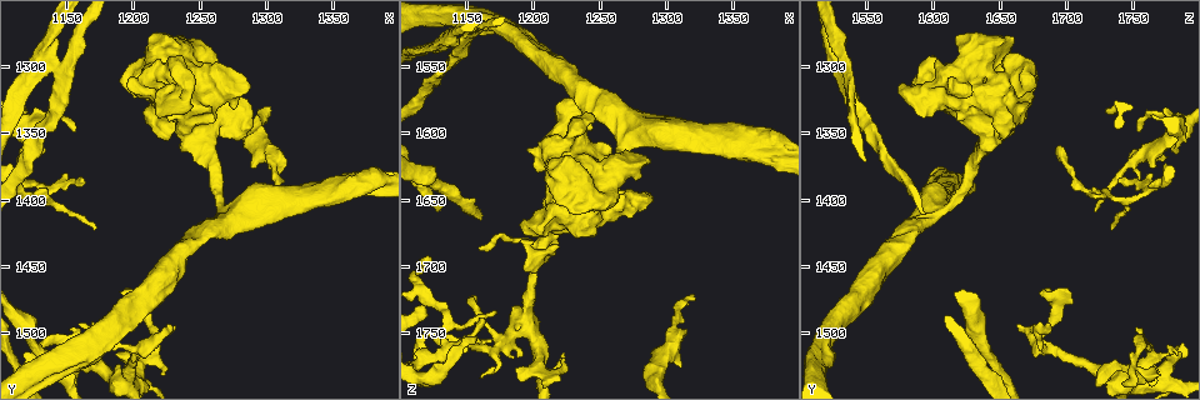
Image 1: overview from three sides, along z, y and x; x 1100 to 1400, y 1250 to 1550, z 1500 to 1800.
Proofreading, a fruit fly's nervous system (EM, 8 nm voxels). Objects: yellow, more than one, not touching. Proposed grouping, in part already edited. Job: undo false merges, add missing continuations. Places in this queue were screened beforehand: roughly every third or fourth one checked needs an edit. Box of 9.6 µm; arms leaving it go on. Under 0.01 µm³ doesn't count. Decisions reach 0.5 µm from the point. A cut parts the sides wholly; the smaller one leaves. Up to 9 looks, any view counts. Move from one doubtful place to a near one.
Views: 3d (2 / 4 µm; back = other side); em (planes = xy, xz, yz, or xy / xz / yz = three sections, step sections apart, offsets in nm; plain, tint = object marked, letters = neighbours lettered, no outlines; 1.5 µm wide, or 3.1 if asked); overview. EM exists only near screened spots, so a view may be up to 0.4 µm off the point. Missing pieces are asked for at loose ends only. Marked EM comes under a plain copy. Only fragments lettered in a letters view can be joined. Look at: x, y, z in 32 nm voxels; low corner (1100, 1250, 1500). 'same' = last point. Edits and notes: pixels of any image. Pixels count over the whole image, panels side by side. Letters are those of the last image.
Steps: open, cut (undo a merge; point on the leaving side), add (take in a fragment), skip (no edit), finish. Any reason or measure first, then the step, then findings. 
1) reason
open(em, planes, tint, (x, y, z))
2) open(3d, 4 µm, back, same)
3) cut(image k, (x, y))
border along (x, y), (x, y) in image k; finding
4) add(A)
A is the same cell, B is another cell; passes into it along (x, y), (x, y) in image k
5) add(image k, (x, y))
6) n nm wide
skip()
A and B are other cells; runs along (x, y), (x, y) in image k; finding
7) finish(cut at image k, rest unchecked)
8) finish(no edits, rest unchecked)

branch stops here
open(em, yz, step 8, letters, (1156, 1346, 1752))

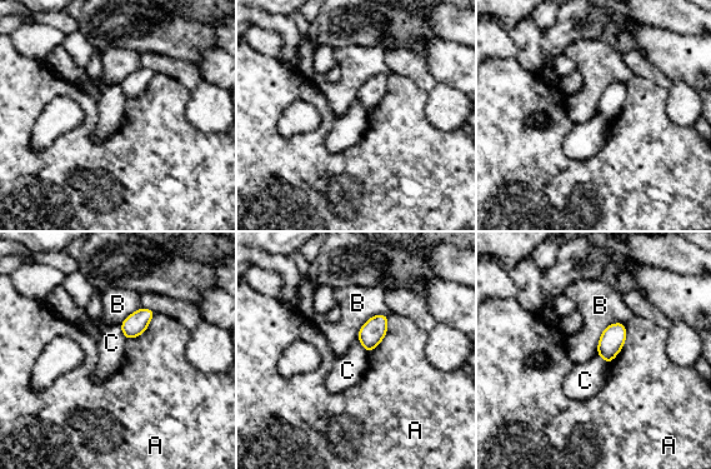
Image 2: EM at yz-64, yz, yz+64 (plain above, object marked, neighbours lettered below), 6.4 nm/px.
90 nm wide
skip()
A, B and C are other cells; border along (624, 323), (602, 332), (596, 353) in image 2; no lettered fragment goes on from it

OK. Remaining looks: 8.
tapers out
open(3d, 2 µm, (1170, 1420, 1736))

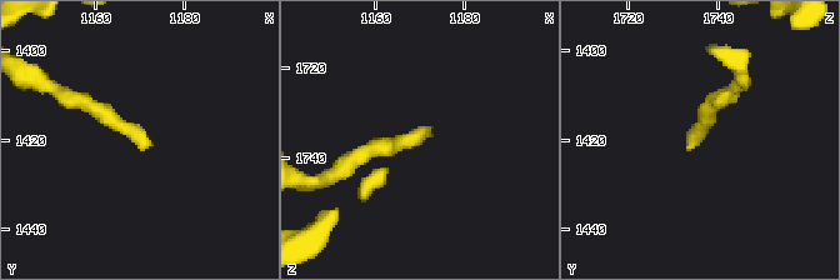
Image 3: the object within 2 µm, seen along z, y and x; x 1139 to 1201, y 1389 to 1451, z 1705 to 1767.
open(em, planes, tint, (1173, 1420, 1735))

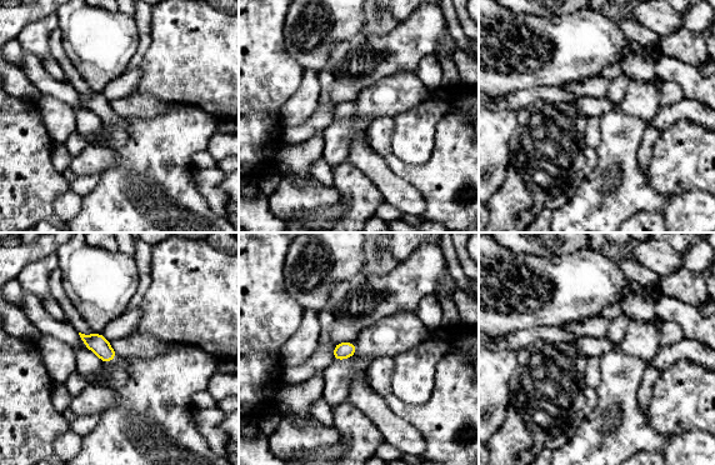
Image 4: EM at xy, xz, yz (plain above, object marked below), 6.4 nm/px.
open(em, planes, letters, same)

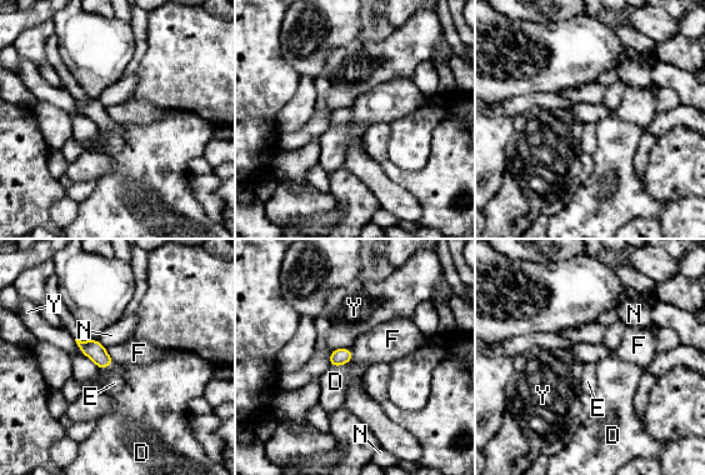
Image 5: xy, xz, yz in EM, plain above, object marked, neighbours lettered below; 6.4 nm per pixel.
add(E)
E is the same cell, D, F, N and Y are other cells; passes into it along (94, 350), (106, 365), (114, 383) in image 5; the neuron continues

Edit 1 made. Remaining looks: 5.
open(overview)

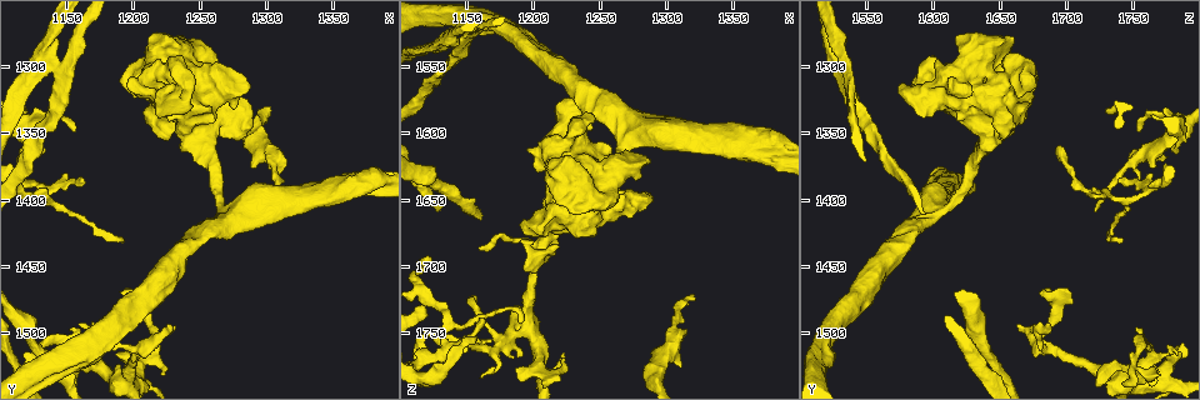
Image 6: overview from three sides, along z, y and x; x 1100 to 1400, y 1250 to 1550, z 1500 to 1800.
tapers out
open(3d, 2 µm, back, (1322, 1408, 1722))

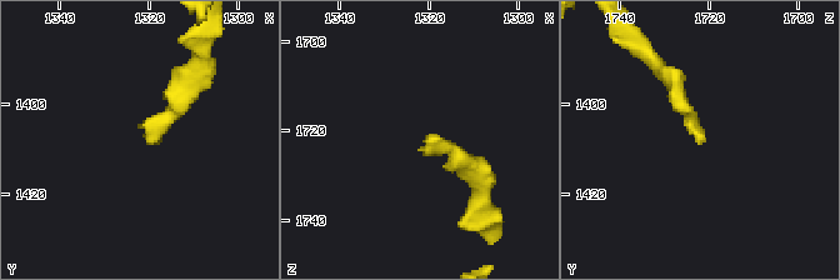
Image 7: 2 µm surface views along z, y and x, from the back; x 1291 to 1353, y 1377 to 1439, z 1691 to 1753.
need the tissue
open(em, planes, letters, (1320, 1408, 1721))

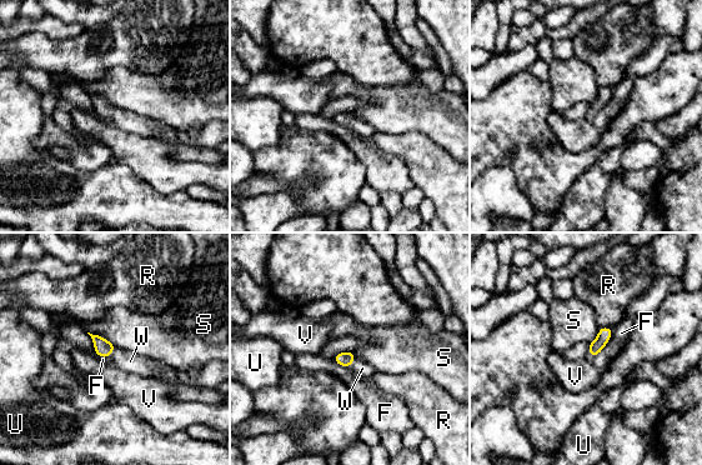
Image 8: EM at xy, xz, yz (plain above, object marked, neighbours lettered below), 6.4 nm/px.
F touches over 240 nm
add(W)
W is the same cell, F, R, S, U and V are other cells; passes into it along (103, 348), (110, 354), (126, 360) in image 8; it goes on there

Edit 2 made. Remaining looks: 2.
finish(add at image 5, add at image 8, rest unchecked)

